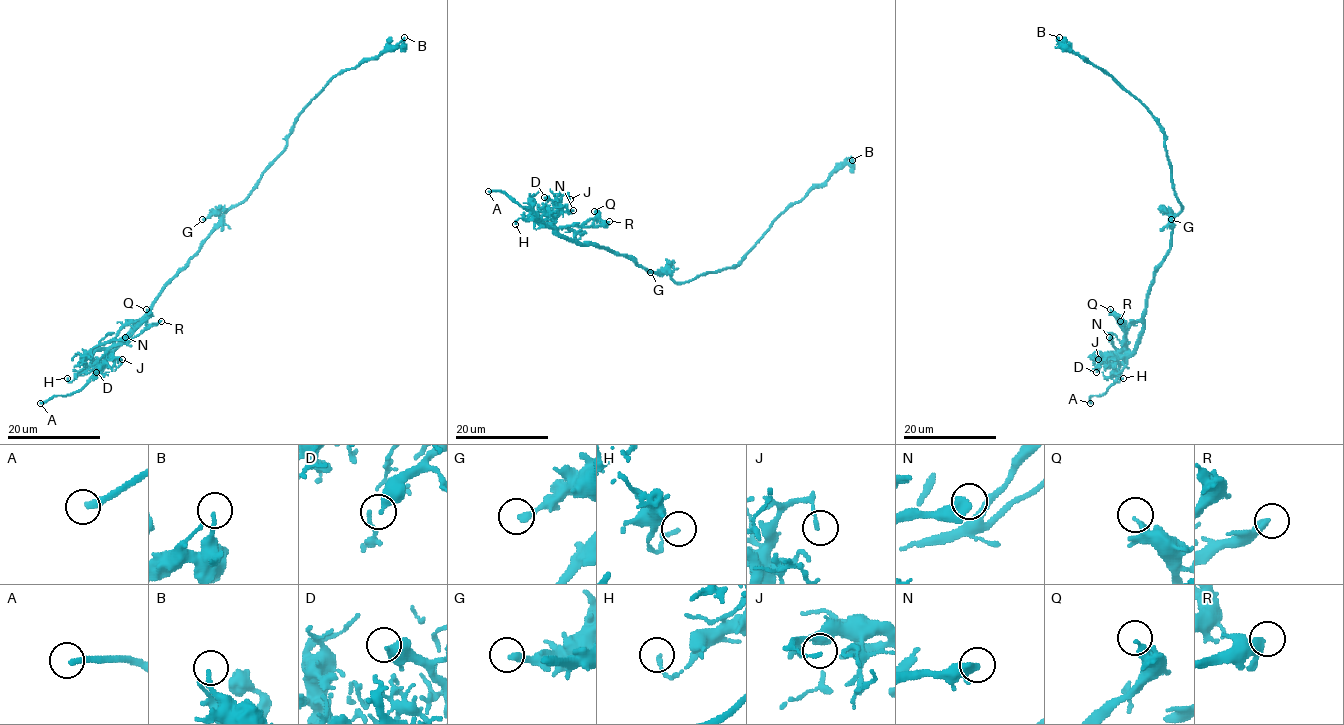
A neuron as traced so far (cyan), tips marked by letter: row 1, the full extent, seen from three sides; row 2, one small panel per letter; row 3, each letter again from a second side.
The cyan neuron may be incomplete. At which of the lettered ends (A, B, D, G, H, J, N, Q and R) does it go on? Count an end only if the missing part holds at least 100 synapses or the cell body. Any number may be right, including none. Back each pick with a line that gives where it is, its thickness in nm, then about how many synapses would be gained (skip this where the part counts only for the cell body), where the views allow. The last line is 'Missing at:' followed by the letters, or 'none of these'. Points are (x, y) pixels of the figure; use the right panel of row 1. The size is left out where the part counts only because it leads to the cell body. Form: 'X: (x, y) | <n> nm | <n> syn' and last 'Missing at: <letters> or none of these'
A: (1090, 403) | 260 nm
Missing at: A

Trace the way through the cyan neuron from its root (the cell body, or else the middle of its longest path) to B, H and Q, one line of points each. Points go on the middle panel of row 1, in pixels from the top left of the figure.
B: (675, 281), (689, 282), (705, 273), (735, 266), (782, 213), (852, 160)
H: (675, 281), (613, 251), (569, 241), (534, 219), (520, 218), (515, 224)
Q: (675, 281), (668, 274), (648, 272), (613, 251), (577, 245), (556, 231), (584, 225), (597, 216), (594, 211)

